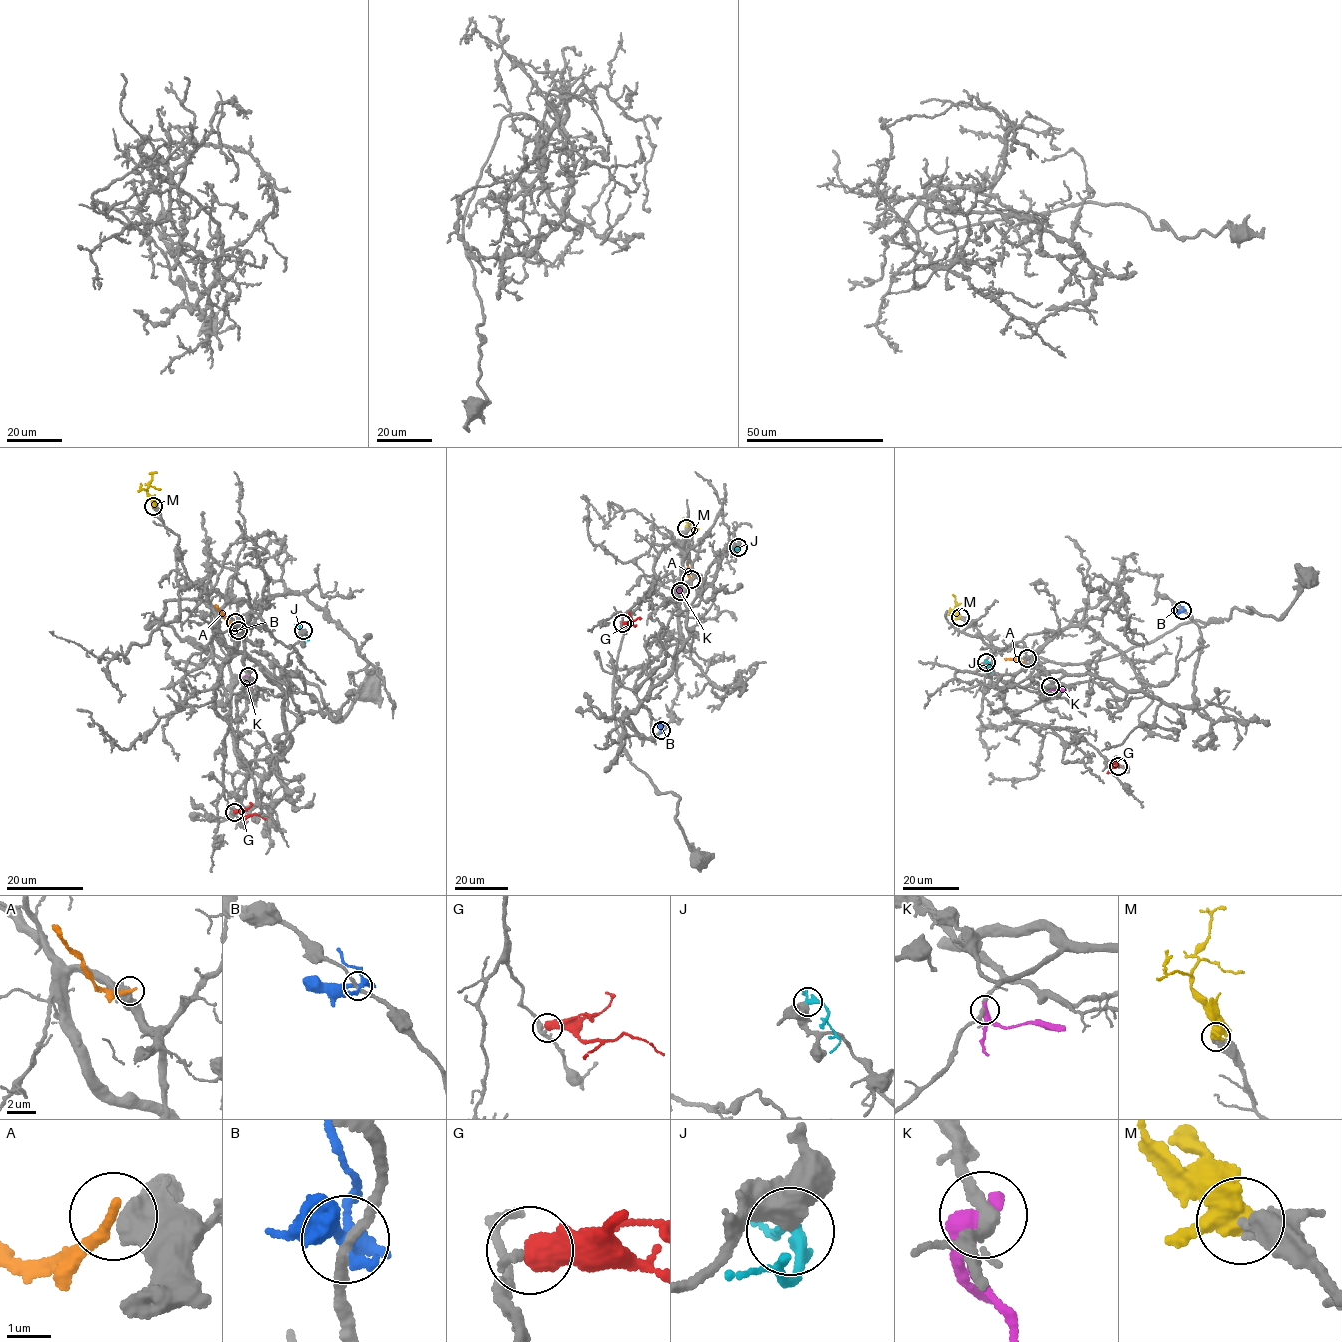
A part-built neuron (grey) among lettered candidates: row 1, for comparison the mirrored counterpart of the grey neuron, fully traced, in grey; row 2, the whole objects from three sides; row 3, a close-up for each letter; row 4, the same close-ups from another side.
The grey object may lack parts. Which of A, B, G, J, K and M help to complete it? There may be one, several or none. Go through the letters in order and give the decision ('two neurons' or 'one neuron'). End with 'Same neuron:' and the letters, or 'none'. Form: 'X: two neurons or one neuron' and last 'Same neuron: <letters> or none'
A: two neurons
B: two neurons
G: two neurons
J: two neurons
K: two neurons
M: one neuron
Same neuron: M

